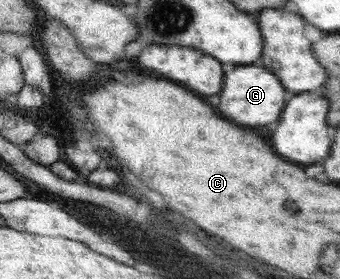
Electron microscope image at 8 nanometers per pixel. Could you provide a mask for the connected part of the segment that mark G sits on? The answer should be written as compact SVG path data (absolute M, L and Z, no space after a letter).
M235 65L227 68L223 88L216 95L216 108L228 120L236 120L236 124L263 128L281 118L289 95L282 81L271 70L253 65Z

